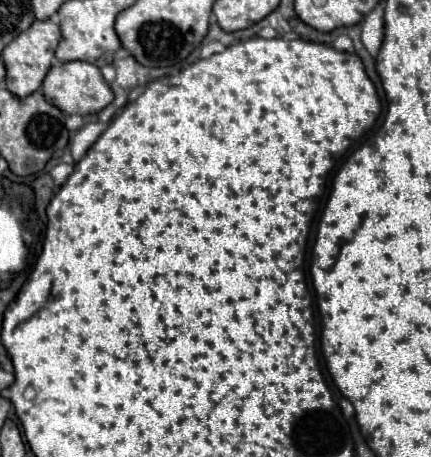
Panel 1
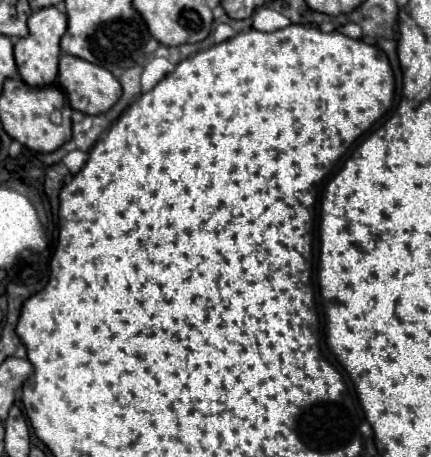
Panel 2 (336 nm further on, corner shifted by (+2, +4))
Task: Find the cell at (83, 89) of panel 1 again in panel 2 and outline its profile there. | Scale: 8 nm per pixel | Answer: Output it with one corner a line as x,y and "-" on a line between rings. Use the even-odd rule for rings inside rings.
62,54
60,56
60,72
58,72
58,84
66,92
70,106
84,114
104,114
108,112
122,96
120,82
102,66
96,66
92,62
86,62
82,58

